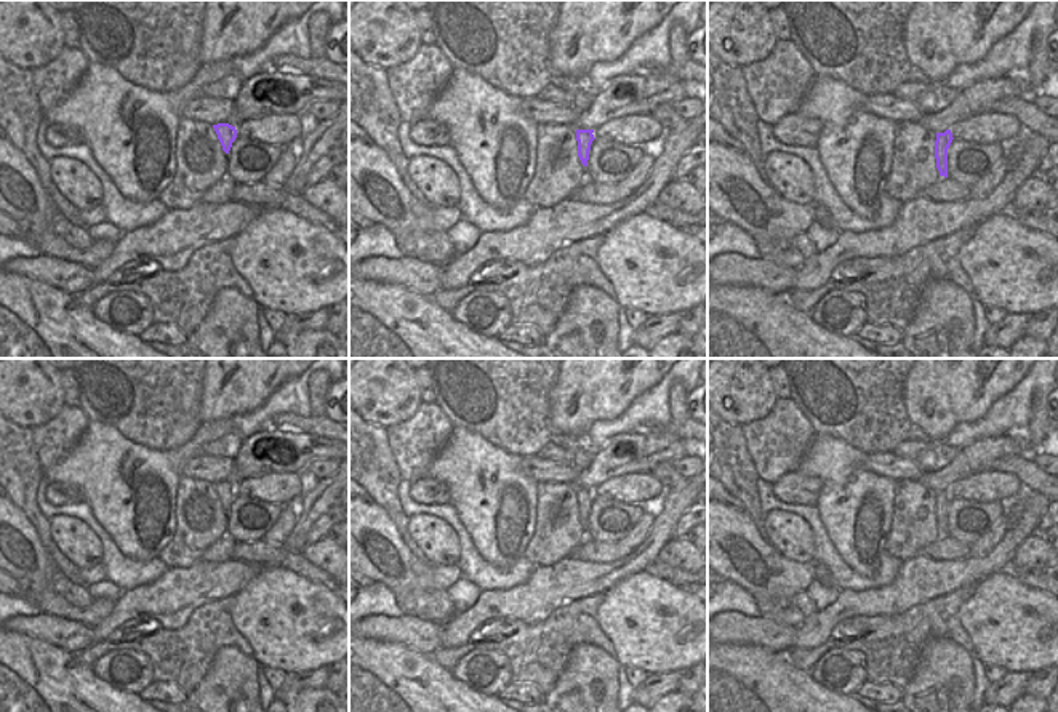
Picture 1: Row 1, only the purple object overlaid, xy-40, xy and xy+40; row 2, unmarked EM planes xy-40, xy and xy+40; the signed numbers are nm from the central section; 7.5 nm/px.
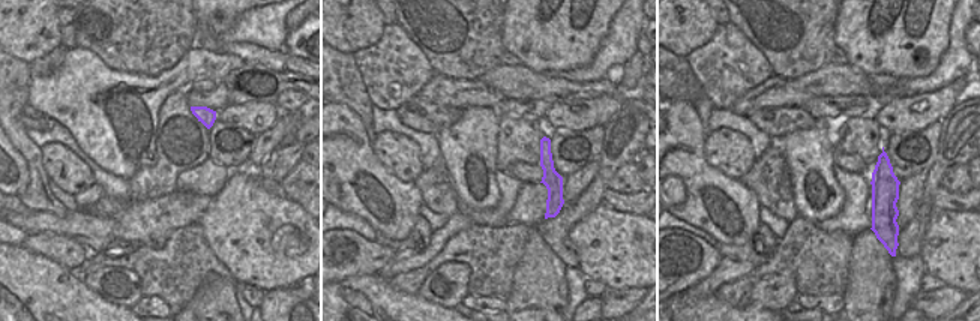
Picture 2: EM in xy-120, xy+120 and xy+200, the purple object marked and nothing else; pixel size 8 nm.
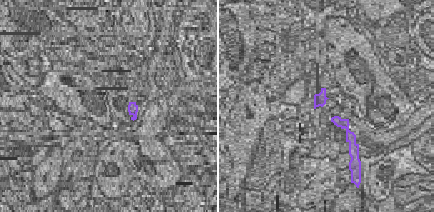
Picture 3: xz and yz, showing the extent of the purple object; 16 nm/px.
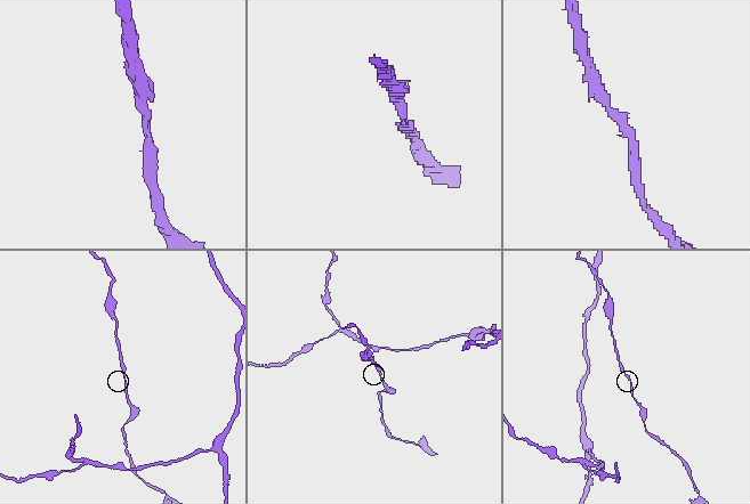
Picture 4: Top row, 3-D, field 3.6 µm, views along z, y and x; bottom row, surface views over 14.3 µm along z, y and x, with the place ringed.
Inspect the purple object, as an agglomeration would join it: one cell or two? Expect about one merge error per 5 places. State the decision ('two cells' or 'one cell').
one cell

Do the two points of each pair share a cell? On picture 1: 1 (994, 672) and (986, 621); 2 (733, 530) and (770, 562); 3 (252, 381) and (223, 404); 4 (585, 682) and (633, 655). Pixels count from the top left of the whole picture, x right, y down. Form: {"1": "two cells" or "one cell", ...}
{"1": "two cells", "2": "one cell", "3": "one cell", "4": "two cells"}

